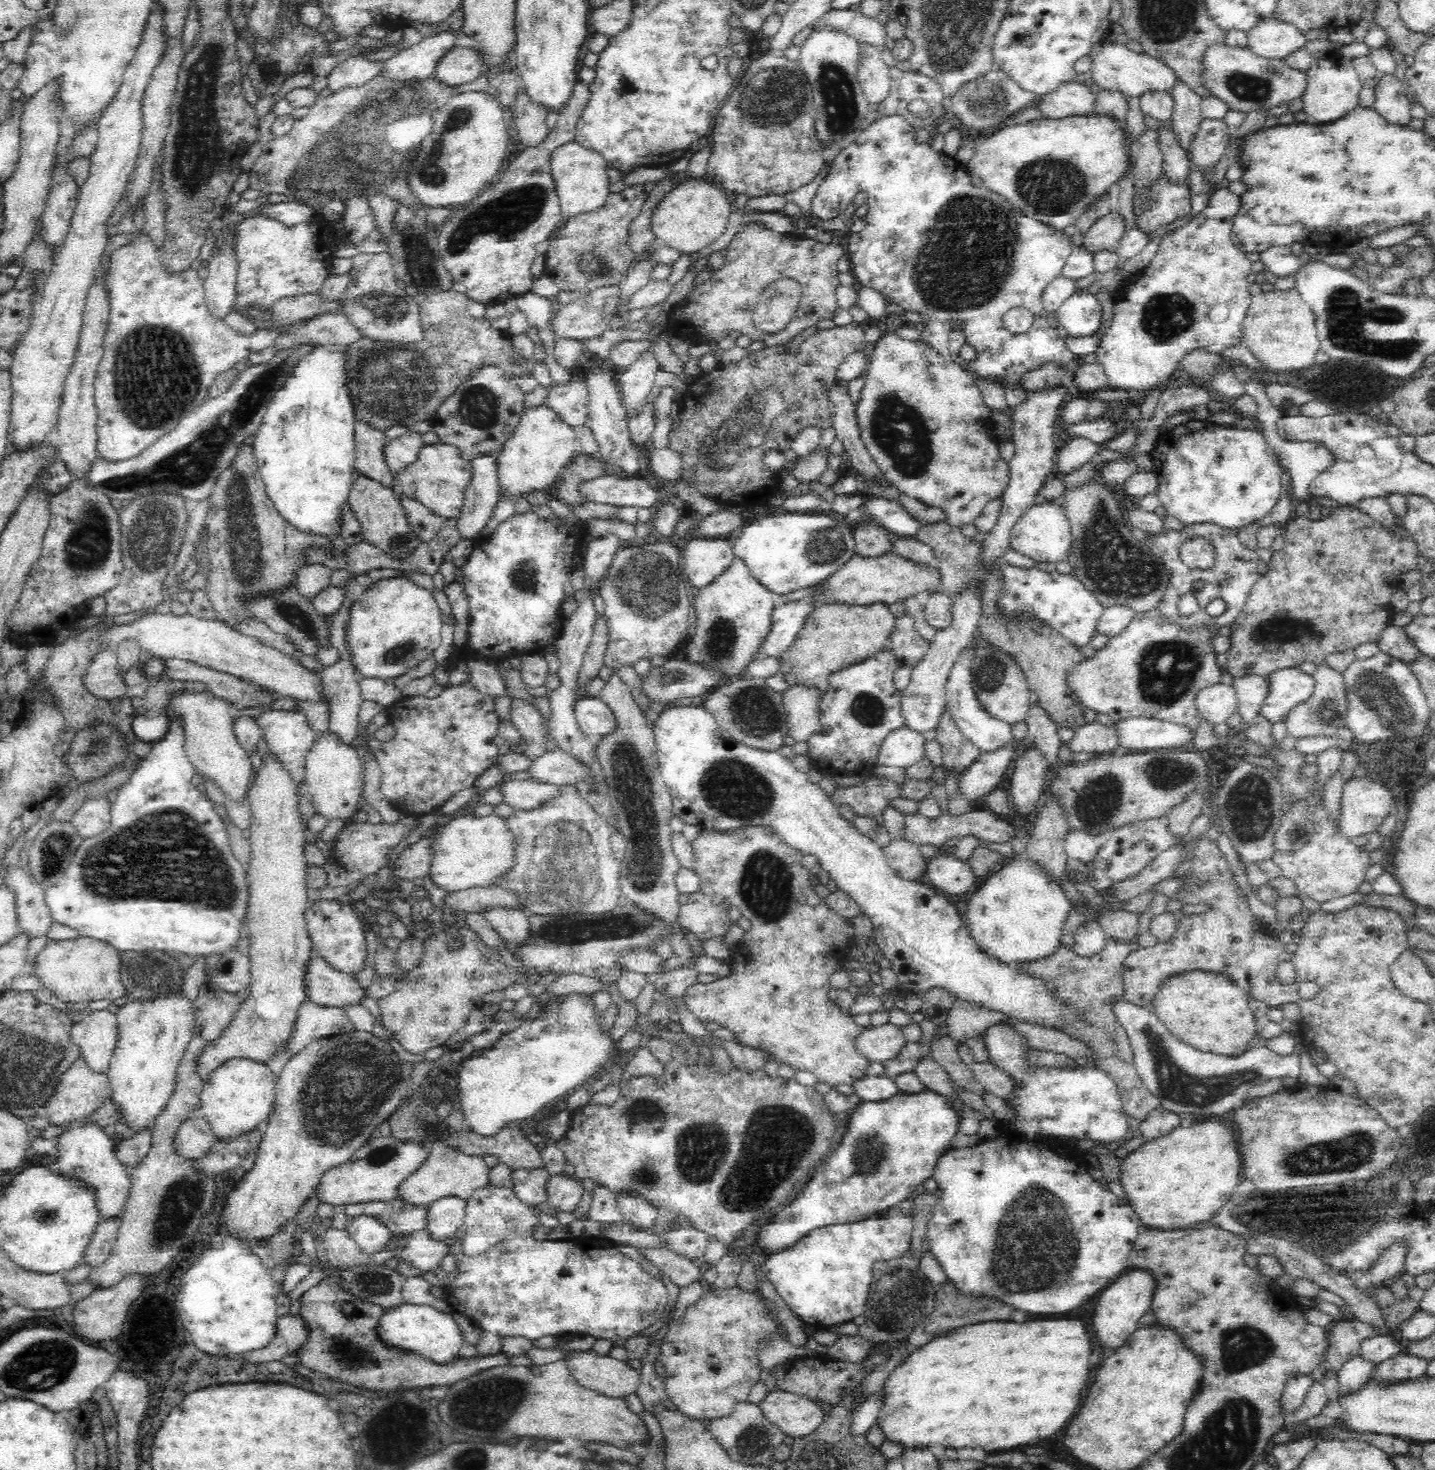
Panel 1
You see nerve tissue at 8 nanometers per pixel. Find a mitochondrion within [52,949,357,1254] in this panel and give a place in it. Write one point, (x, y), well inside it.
(182, 1197)

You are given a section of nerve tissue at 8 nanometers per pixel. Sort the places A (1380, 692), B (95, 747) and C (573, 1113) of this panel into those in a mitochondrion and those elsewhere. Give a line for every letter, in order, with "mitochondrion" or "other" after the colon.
A: mitochondrion
B: mitochondrion
C: other

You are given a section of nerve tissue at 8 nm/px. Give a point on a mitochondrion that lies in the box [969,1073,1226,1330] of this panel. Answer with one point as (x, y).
(1037, 1246)

